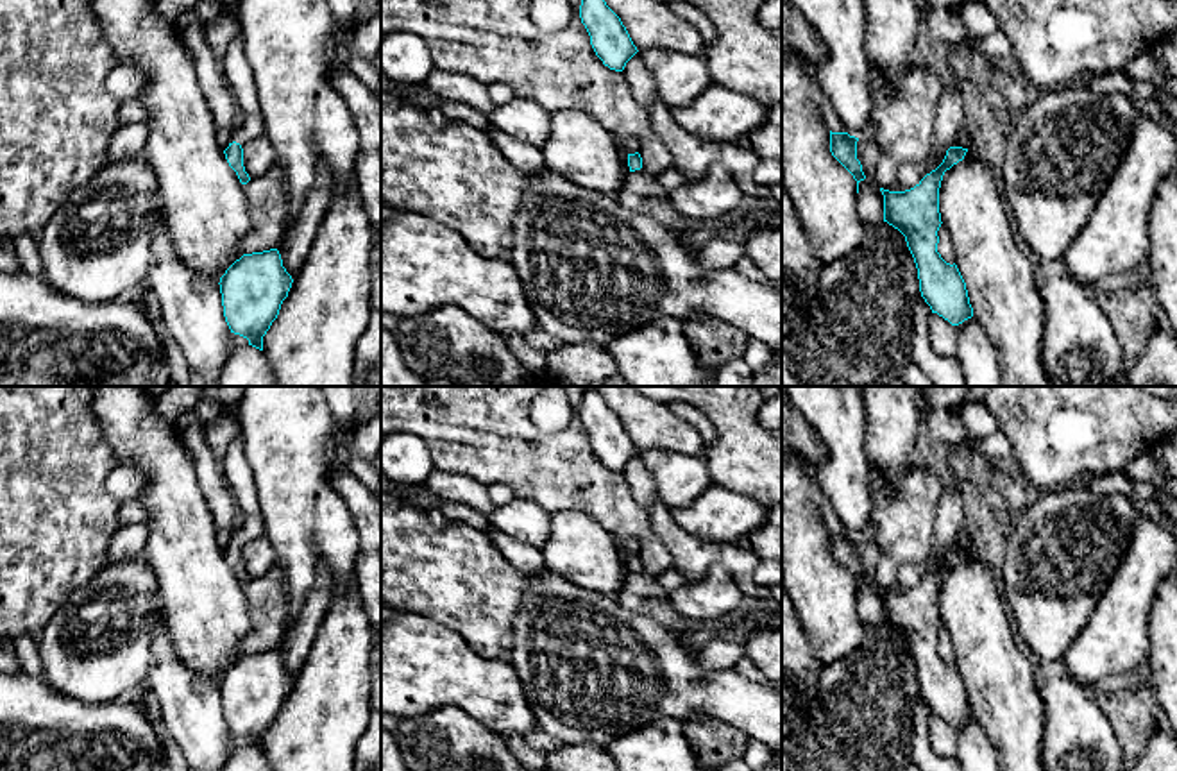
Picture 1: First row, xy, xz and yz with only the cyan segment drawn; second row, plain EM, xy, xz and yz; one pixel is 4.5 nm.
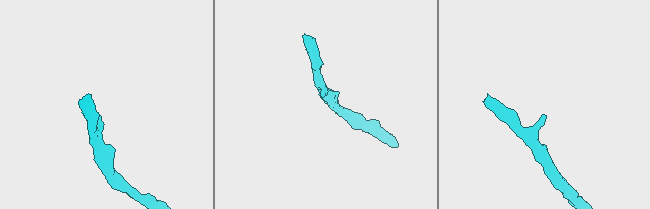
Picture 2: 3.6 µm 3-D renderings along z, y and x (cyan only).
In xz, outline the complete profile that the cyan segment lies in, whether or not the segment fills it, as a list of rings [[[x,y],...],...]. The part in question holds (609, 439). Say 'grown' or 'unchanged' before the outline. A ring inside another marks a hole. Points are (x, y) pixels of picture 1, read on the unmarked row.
unchanged | [[[585,390],[580,419],[585,426],[590,445],[605,467],[622,472],[626,463],[639,453],[621,419],[606,406],[594,390]]]

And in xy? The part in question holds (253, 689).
unchanged | [[[277,649],[243,655],[220,678],[224,717],[231,733],[263,751],[263,737],[292,689]]]

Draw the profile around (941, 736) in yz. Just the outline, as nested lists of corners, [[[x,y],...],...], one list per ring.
[[[937,714],[928,717],[928,742],[939,757],[955,758],[957,735],[953,726]]]

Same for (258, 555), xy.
[[[265,533],[243,544],[241,549],[243,567],[250,580],[265,578],[275,567],[274,547]]]

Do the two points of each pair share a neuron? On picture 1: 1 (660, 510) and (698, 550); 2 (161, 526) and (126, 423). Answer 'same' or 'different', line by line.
1: same
2: same

